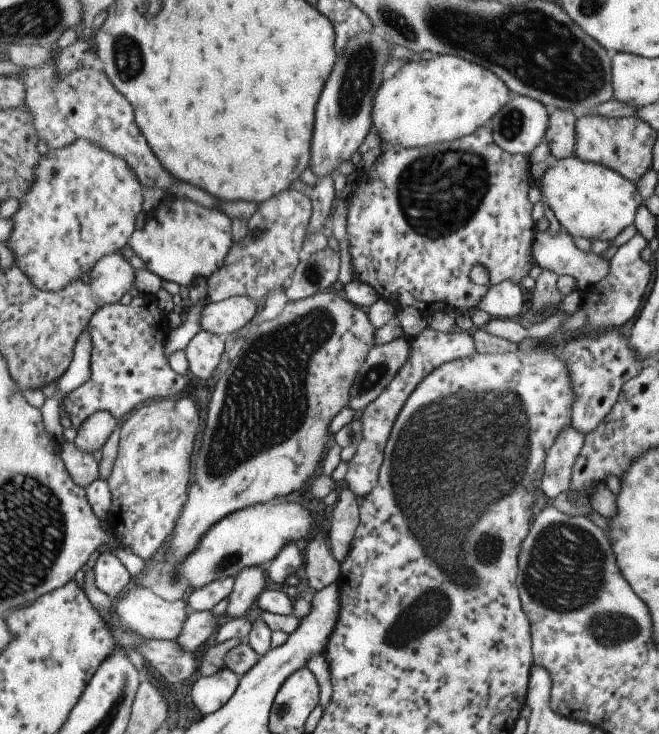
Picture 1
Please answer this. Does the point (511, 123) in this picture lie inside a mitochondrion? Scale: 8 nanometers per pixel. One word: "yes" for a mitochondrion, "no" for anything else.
yes

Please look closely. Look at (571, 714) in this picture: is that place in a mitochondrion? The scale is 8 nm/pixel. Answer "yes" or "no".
no

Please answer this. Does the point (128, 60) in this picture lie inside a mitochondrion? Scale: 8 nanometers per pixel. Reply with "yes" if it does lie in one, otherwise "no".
yes

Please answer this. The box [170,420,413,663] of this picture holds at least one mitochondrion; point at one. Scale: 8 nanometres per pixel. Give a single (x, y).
(216, 565)

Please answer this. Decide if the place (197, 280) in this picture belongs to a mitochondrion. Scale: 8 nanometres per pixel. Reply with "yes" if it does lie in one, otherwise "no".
no

